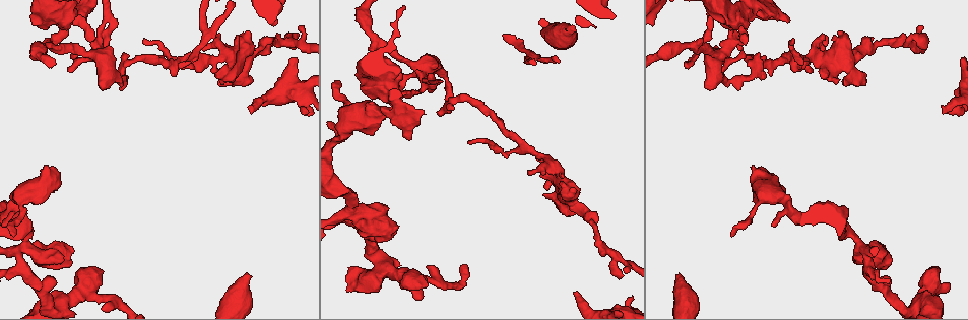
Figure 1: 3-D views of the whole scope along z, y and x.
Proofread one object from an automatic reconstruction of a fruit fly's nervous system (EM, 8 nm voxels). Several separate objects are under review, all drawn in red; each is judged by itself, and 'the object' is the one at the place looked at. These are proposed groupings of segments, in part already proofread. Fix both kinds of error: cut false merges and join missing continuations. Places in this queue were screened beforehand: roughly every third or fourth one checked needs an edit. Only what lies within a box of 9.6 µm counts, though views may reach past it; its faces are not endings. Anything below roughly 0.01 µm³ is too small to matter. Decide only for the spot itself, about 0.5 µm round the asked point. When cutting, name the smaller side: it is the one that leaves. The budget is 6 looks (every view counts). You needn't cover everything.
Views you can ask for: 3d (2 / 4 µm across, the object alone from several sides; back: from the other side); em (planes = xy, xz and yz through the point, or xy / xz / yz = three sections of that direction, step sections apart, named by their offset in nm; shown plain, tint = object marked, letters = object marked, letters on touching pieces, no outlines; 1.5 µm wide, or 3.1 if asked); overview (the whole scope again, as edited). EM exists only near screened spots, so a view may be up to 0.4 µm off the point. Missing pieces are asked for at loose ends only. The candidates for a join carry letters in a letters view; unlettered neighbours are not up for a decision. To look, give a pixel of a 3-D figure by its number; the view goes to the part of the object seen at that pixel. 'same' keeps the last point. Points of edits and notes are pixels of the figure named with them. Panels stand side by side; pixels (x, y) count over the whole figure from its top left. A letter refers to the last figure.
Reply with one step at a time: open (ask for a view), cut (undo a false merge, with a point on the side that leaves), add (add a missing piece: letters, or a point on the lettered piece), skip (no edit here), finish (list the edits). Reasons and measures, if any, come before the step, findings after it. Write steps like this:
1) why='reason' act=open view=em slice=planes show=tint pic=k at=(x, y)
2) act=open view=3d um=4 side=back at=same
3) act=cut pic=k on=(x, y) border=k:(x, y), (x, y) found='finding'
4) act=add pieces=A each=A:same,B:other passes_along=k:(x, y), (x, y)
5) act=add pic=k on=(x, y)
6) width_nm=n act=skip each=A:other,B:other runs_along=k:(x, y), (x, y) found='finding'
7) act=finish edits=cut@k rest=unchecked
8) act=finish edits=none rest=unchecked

why='free end' act=open view=3d um=4 pic=1 at=(942, 112)

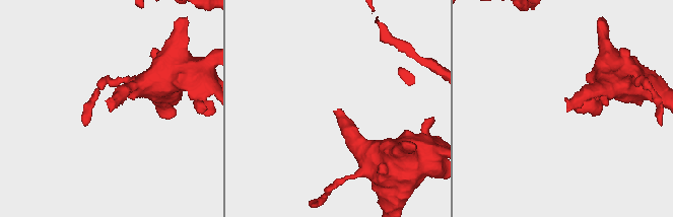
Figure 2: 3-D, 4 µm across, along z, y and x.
why='need the tissue' act=open view=em slice=planes show=letters pic=2 at=(111, 111)

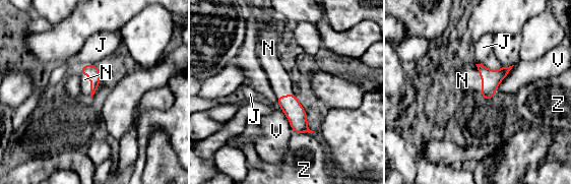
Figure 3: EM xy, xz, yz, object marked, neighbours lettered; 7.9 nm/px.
act=add pieces=N each=J:other,N:same,V:other,Z:other passes_along=3:(90, 70), (90, 81), (84, 79) found='it goes on there'

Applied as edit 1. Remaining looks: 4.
why='redraw' act=open view=overview

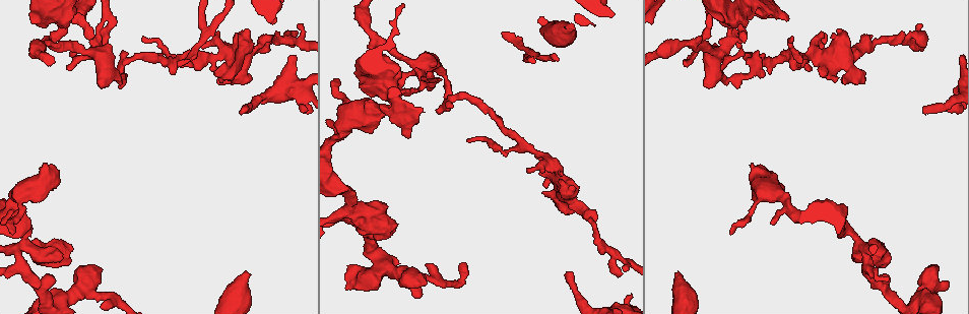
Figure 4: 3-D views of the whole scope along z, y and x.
why='two arms in line, one across' act=open view=em slice=planes show=tint pic=4 at=(288, 42)

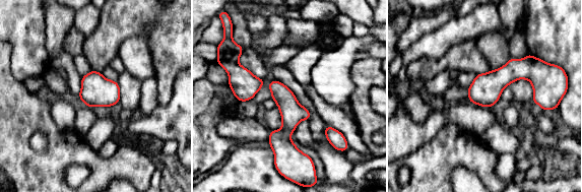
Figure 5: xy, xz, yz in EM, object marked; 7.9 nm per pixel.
why='see the neighbours' act=open view=em slice=planes show=letters at=same

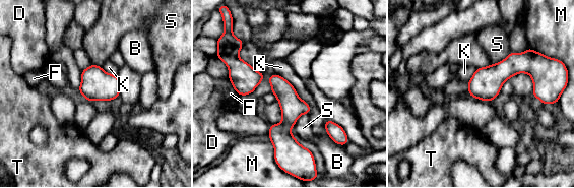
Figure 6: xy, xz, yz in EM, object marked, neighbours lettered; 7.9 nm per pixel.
act=skip each=B:other,D:other,F:other,K:other,M:other,S:other,T:other found='continuous, no second neuron'

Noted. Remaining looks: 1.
act=finish edits=add@3 rest=unchecked

